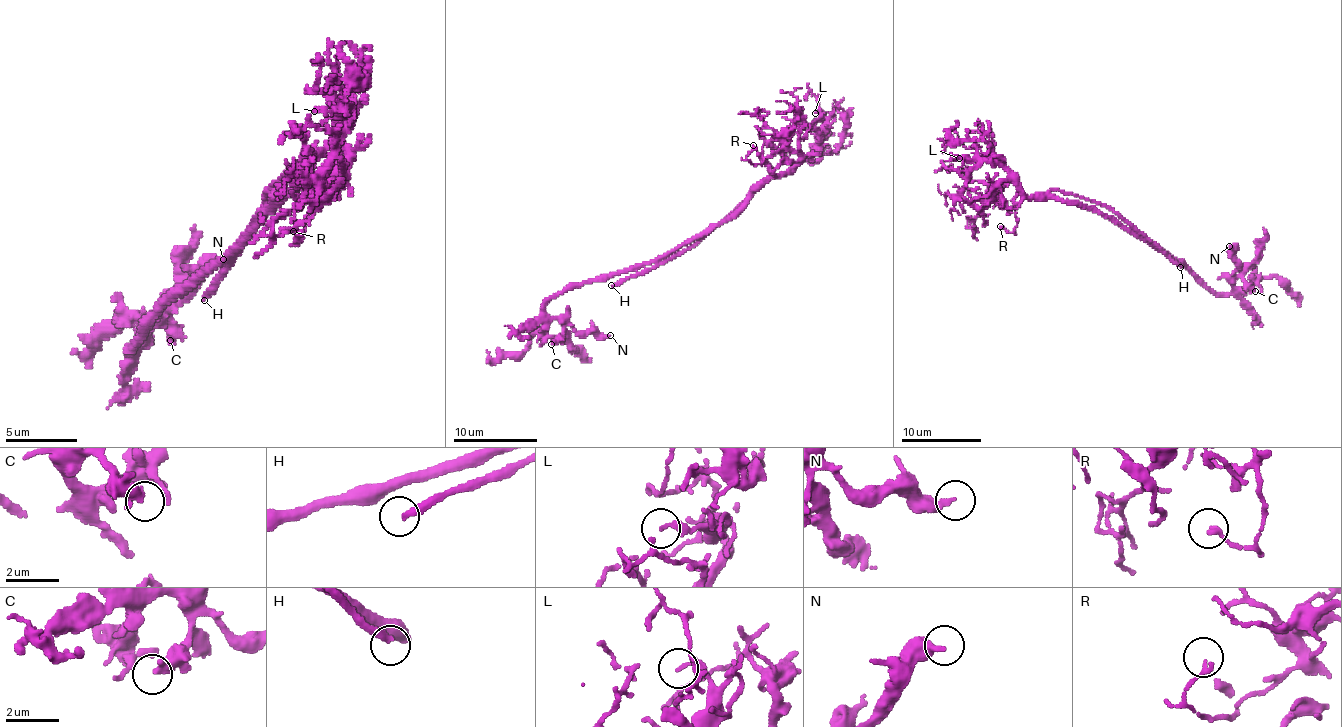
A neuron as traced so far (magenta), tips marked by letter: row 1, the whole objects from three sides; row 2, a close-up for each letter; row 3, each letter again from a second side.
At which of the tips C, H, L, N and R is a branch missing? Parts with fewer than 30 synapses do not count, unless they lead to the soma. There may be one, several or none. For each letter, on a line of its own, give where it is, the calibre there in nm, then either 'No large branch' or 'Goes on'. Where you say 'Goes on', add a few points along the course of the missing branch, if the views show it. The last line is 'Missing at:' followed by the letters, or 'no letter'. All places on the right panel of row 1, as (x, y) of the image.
C: Place: (1255, 291). Thickness 400 nm. No large branch
H: Place: (1180, 267). Thickness 280 nm. Goes on
L: Place: (959, 158). Thickness 140 nm. No large branch
N: Place: (1229, 246). Thickness 280 nm. No large branch
R: Place: (1000, 226). Thickness 170 nm. No large branch
Missing at: H

